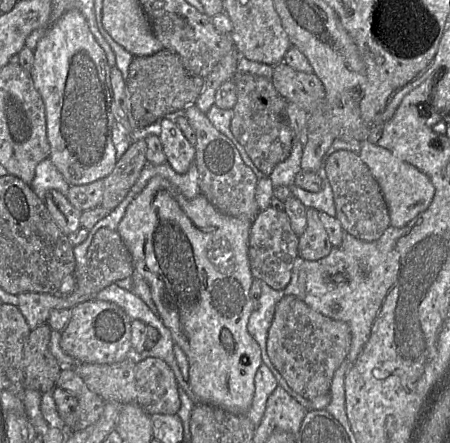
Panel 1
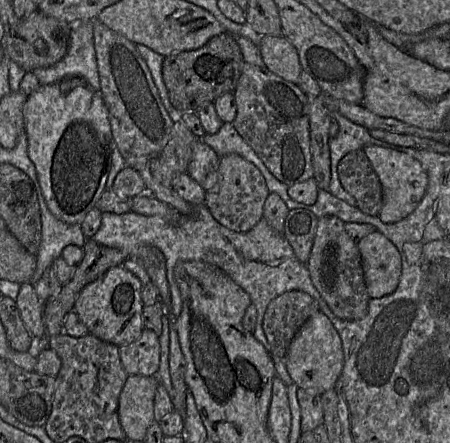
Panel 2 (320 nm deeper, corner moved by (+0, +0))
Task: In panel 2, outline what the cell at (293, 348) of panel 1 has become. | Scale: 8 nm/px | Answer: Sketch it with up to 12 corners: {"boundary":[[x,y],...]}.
{"boundary":[[298,290],[268,304],[263,331],[285,360],[318,302]]}

